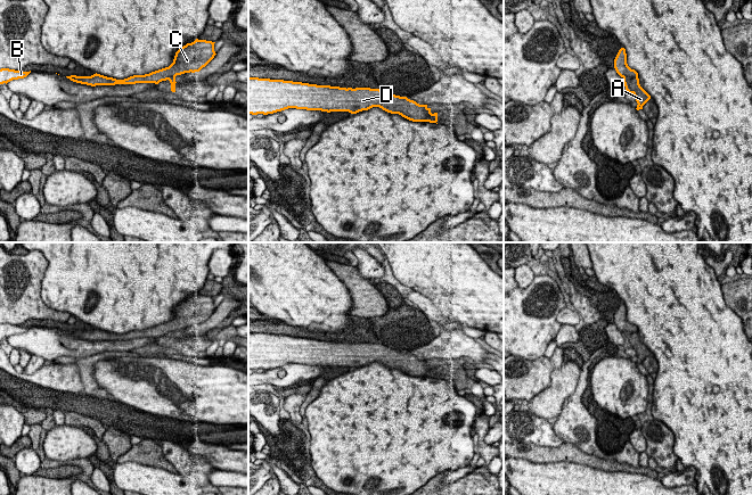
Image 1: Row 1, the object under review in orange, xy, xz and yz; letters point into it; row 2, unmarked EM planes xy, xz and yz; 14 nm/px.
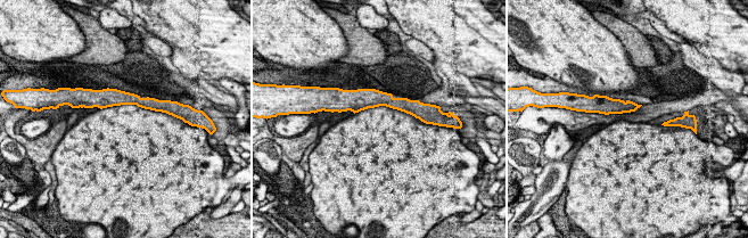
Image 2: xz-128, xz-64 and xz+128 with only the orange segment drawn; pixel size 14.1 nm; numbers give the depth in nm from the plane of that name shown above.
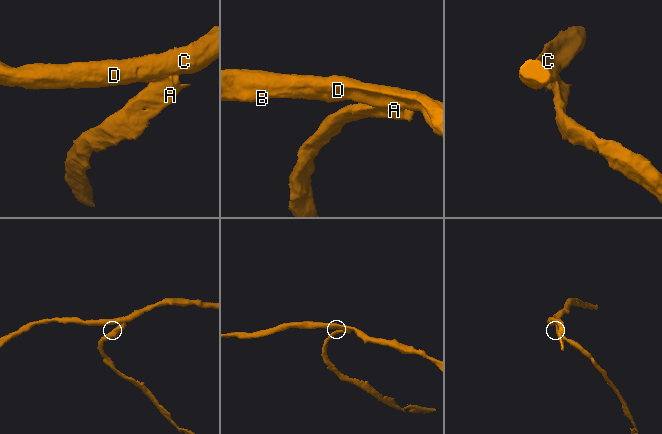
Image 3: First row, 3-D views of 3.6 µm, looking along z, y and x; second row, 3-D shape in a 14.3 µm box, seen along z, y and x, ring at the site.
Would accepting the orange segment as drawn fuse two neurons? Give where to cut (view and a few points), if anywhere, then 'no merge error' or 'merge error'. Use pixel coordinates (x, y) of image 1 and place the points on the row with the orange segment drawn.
cut xz (426, 107), (428, 117), (424, 121); merge error

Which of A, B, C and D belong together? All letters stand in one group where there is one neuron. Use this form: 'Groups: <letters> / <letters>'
Groups: A / B C D

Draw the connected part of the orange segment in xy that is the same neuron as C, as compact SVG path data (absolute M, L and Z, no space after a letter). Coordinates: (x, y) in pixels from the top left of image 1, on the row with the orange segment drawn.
M196 39L191 43L181 47L174 56L173 63L165 68L152 72L145 75L133 75L124 80L116 80L100 74L91 76L66 76L73 82L96 85L115 85L115 84L136 84L136 83L155 83L169 80L171 76L181 75L185 73L199 72L205 67L216 55L212 41Z

